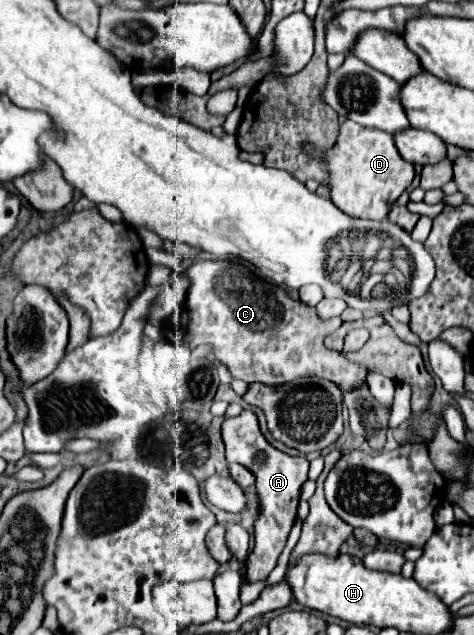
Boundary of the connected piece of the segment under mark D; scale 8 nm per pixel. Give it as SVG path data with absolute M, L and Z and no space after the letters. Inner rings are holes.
M344 121L340 125L338 139L326 153L320 153L310 143L302 145L306 155L312 155L326 163L326 169L330 173L330 197L334 199L334 205L350 217L382 221L414 179L414 165L400 157L390 133L362 127L354 121Z

